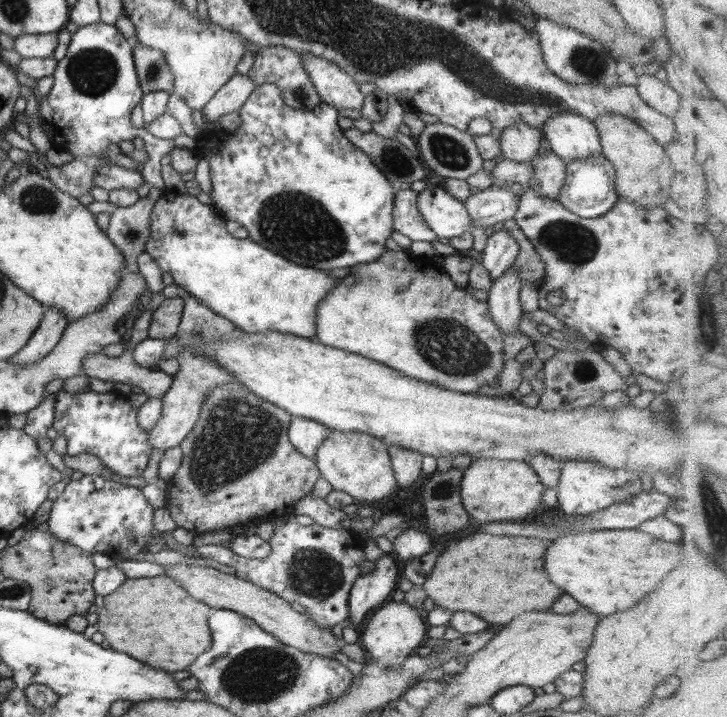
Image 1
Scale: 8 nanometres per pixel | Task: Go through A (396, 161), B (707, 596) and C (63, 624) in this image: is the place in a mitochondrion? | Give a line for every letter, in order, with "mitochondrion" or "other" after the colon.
A: mitochondrion
B: other
C: other

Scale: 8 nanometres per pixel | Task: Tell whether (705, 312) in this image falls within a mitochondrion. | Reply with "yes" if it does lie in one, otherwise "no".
no

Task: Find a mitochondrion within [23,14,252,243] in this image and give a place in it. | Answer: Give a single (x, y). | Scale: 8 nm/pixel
(93, 71)

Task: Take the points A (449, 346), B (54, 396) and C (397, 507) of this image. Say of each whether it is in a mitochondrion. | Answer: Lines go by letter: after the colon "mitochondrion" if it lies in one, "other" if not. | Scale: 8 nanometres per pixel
A: mitochondrion
B: other
C: other

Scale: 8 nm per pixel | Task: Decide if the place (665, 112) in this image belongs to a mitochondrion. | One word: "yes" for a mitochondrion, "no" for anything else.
no

